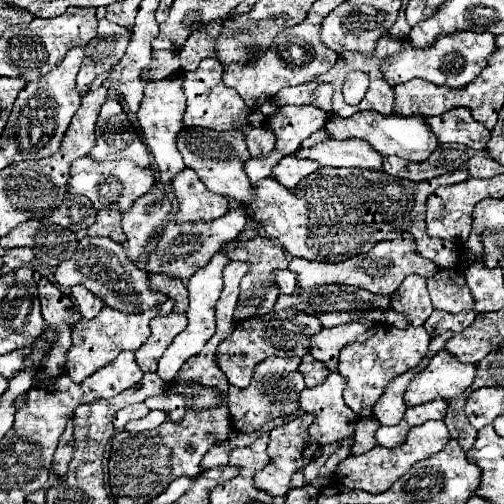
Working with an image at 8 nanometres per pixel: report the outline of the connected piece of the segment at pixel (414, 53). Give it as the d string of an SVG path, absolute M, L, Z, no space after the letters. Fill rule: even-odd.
M459 30L453 34L443 34L429 48L417 48L417 50L413 48L409 38L403 38L403 48L397 54L385 58L385 62L381 64L381 72L389 86L397 86L413 78L423 78L441 86L463 88L465 84L469 84L469 80L475 80L481 74L481 68L485 68L485 60L495 50L497 50L495 36L489 32L479 34L479 32Z

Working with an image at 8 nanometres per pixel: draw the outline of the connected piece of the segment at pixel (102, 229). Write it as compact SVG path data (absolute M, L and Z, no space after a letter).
M99 210L95 224L87 228L89 236L107 236L113 242L125 242L125 232L121 228L121 212L117 210Z

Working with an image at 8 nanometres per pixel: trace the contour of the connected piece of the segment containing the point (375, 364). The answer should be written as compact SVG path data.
M383 326L365 342L353 342L341 350L337 372L347 380L347 386L343 390L343 398L347 406L357 416L371 416L373 404L381 398L381 392L385 390L385 384L391 380L391 376L399 376L401 372L407 372L409 368L415 368L429 346L429 334L423 326L407 326L407 328L395 328L395 326Z

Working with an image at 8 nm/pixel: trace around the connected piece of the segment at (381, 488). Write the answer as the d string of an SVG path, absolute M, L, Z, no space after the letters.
M425 422L421 426L415 426L409 430L407 438L403 444L395 446L395 448L385 448L385 446L375 446L373 450L359 454L359 456L349 456L345 458L337 470L337 482L343 484L345 488L357 488L357 490L365 490L369 494L381 494L385 492L395 480L399 480L401 474L405 474L417 460L421 458L429 458L433 454L437 454L445 444L449 442L449 430L445 426L445 422Z

